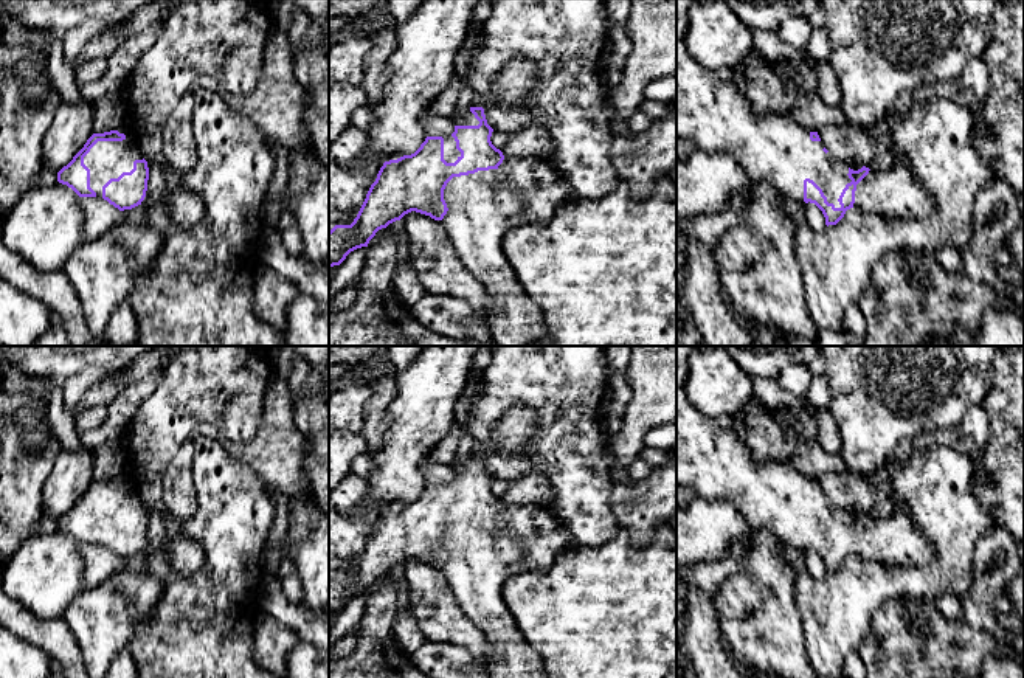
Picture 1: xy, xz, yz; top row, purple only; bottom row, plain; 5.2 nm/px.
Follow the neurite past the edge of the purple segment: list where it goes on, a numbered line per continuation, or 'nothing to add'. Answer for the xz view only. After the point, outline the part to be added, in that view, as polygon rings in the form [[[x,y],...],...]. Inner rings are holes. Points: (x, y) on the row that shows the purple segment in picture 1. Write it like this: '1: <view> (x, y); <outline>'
1: xz (450, 152); [[[451,135],[444,137],[444,160],[447,163],[455,163],[461,157],[461,152],[456,149],[456,141]]]

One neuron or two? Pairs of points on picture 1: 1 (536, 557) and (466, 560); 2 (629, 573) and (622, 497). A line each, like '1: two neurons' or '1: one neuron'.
1: one neuron
2: two neurons

